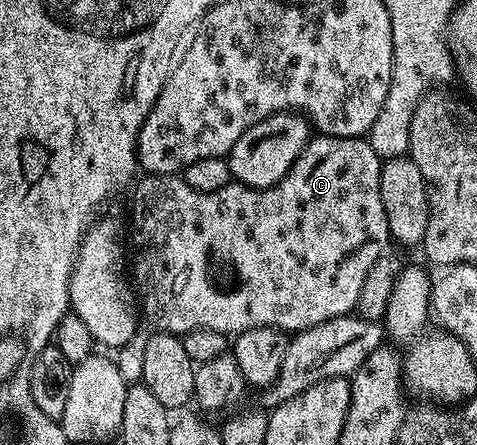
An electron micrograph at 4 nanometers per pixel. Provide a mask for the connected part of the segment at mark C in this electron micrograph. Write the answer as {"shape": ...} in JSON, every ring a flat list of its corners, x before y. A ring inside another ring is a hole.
{"shape":[[317,134,309,138,298,161,294,161,286,177,282,177,282,181,278,181,273,187,257,189,233,181,218,189,218,193,198,193,190,189,190,185,186,185,183,177,145,174,144,180,135,184,136,192,132,195,132,247,130,243,130,271,142,304,143,318,145,315,146,318,153,319,160,326,157,328,169,335,183,337,187,331,194,329,218,329,218,333,232,337,251,327,279,327,285,333,305,331,322,321,355,312,362,285,366,281,366,273,370,273,370,265,374,265,374,261,385,254,387,247,384,246,389,246,390,243,386,209,382,209,380,192,381,162,378,153,374,153,374,149,368,144,367,138,340,139,337,135]]}

